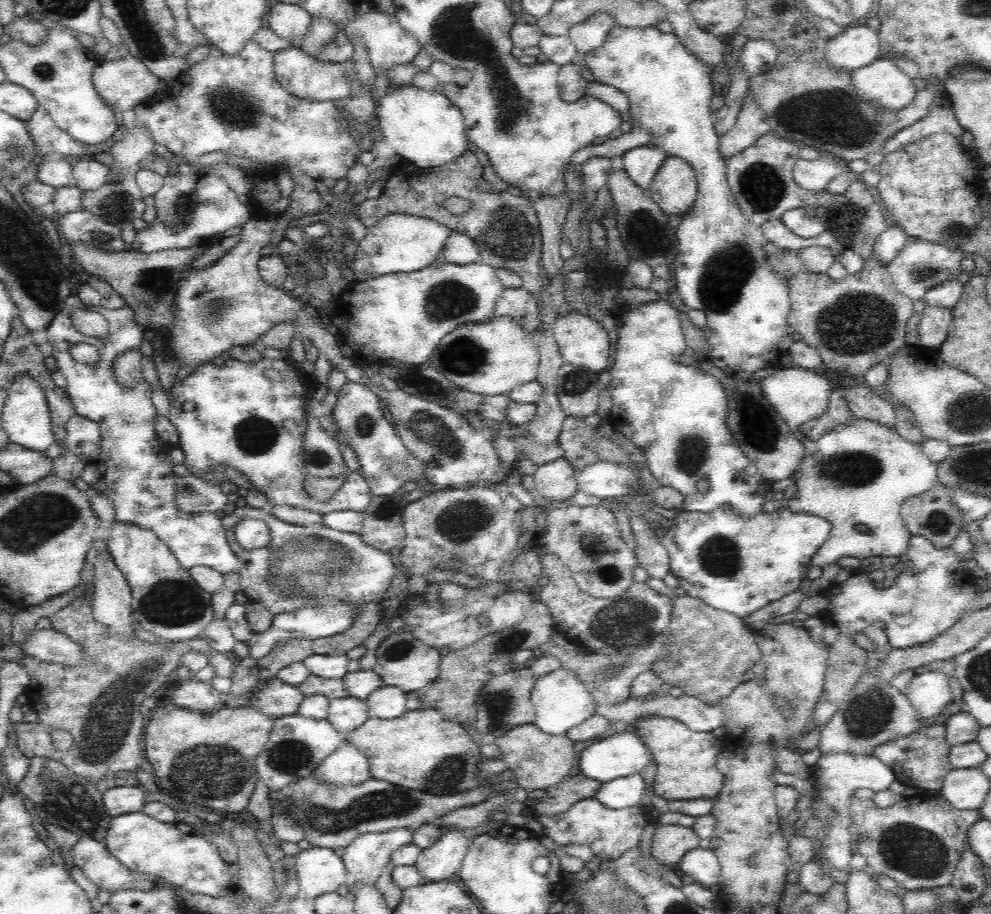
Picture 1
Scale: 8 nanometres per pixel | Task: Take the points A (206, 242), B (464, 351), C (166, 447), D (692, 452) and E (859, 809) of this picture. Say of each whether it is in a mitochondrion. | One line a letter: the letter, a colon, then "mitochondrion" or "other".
A: other
B: mitochondrion
C: other
D: mitochondrion
E: other

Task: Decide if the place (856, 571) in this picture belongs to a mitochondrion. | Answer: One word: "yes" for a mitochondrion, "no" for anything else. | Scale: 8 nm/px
no

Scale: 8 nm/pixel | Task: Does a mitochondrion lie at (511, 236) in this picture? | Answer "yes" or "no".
yes

